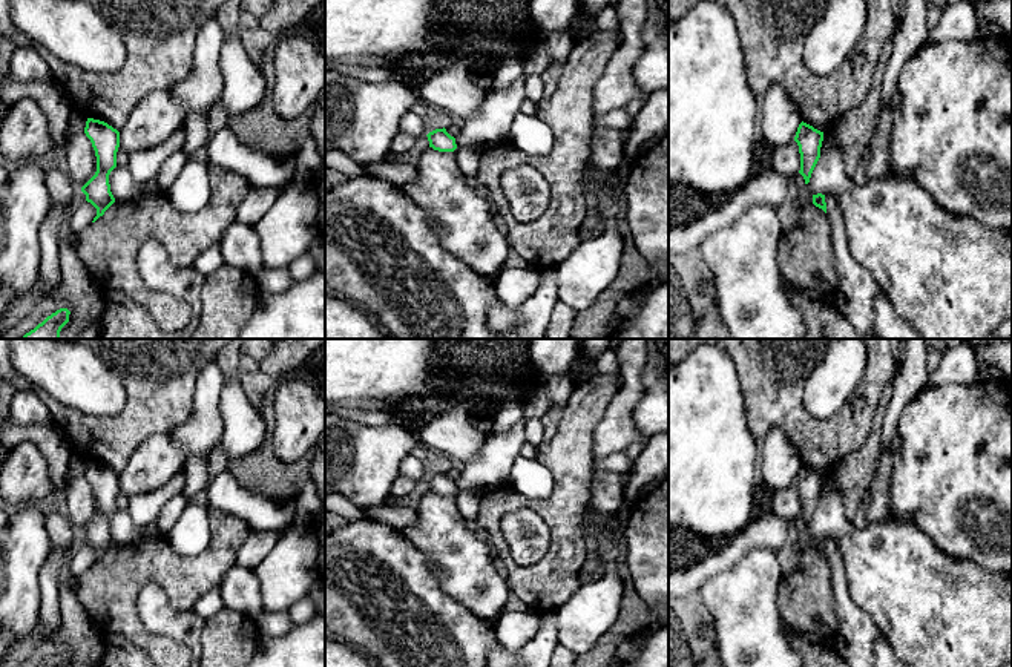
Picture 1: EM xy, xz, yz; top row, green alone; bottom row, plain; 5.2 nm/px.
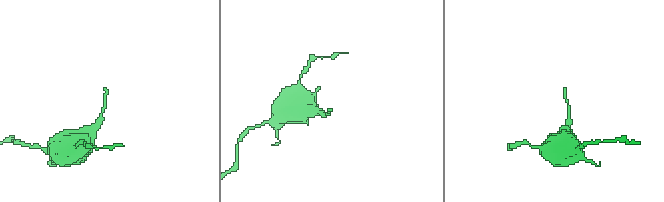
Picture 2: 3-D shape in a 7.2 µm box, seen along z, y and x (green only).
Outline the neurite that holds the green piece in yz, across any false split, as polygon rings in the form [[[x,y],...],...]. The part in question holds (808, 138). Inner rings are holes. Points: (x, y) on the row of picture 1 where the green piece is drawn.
[[[800,123],[794,136],[800,153],[800,170],[805,184],[810,182],[811,173],[820,158],[820,147],[823,141],[823,132],[814,129],[807,123]]]

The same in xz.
[[[435,129],[428,135],[429,147],[439,152],[454,152],[457,149],[455,138],[446,129]]]

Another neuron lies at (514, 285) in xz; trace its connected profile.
[[[527,267],[503,268],[495,281],[498,301],[509,308],[520,308],[540,285],[540,270]]]

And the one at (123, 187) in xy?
[[[118,164],[109,175],[109,184],[115,201],[120,202],[143,201],[163,192],[155,179],[144,186],[138,186],[132,179],[127,167]]]

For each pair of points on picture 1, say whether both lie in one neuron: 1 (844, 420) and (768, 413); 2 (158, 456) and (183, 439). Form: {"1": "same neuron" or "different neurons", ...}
{"1": "same neuron", "2": "different neurons"}

